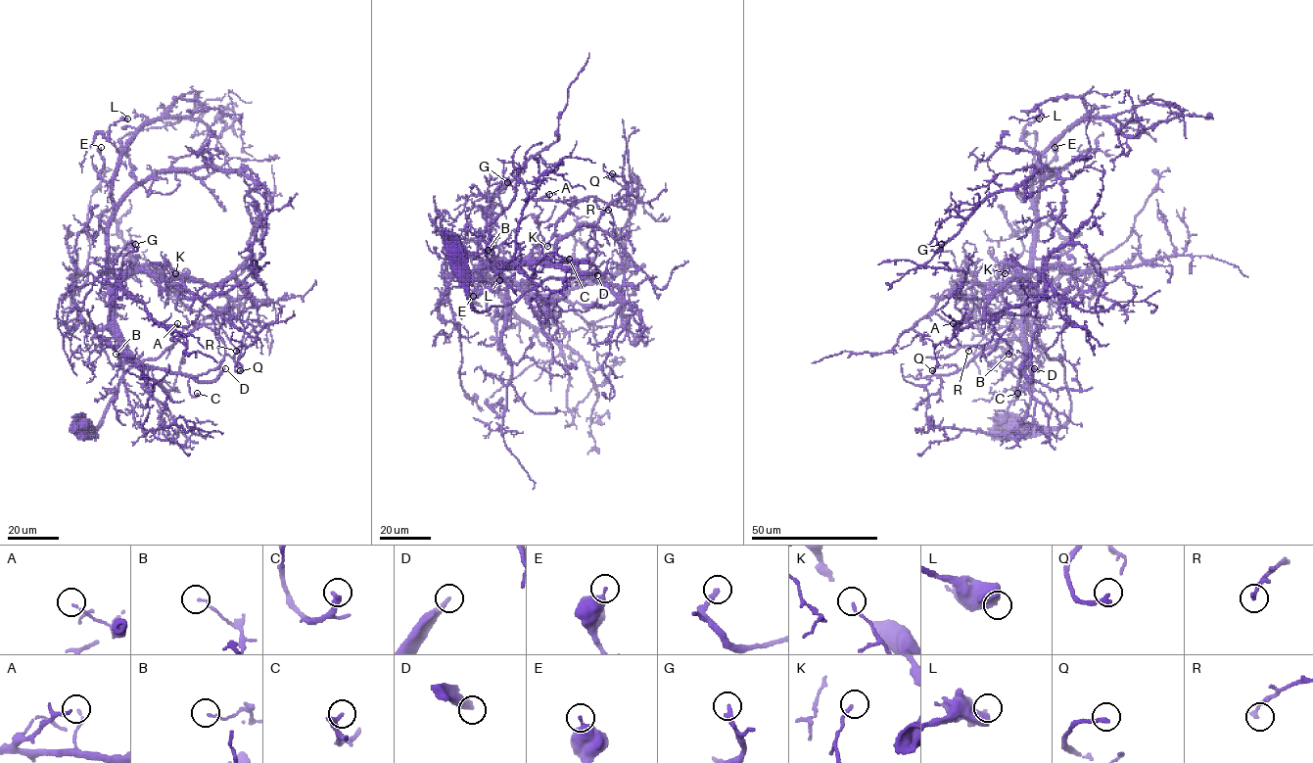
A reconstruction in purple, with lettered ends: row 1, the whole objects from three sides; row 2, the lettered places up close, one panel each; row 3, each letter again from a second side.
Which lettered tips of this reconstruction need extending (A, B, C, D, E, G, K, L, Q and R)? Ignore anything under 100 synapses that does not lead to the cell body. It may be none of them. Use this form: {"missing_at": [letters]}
{"missing_at": ["D"]}

